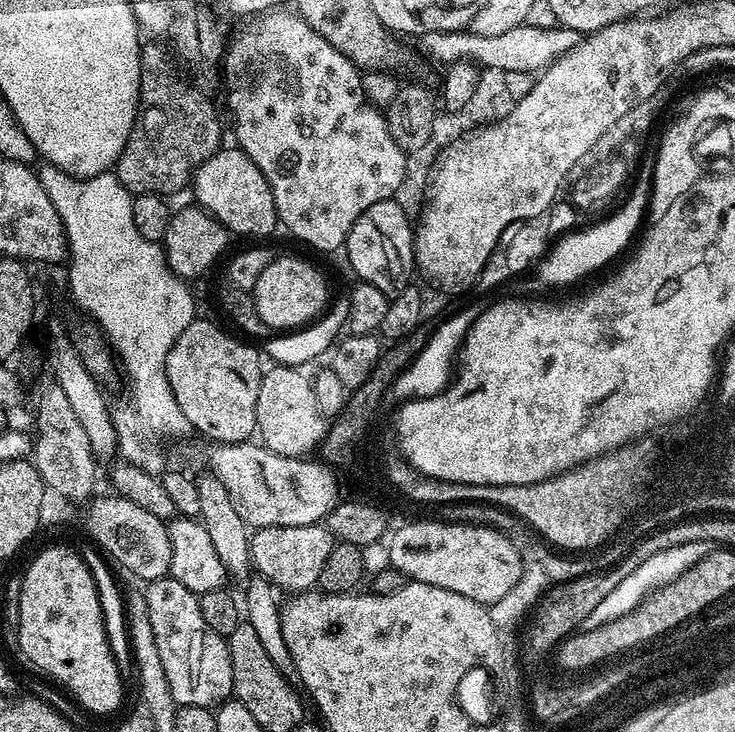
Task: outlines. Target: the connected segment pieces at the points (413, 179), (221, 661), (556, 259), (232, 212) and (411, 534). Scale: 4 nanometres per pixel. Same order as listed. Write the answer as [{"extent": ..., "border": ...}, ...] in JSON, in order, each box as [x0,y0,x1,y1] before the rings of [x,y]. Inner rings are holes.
[{"extent":[393,71,515,220],"border":[[[485,71],[478,82],[477,89],[474,90],[473,97],[464,105],[462,110],[452,115],[451,113],[438,114],[434,120],[433,129],[431,130],[430,138],[426,140],[425,145],[420,146],[418,150],[406,154],[407,166],[406,174],[398,190],[395,191],[393,199],[396,199],[401,206],[403,212],[411,220],[419,219],[421,206],[424,204],[424,191],[427,188],[427,176],[431,173],[436,157],[445,144],[449,144],[456,137],[456,129],[454,126],[458,120],[457,131],[468,132],[472,128],[479,128],[484,124],[492,124],[494,121],[501,120],[510,114],[515,100],[510,96],[510,90],[501,75],[495,71]]]},{"extent":[142,575,233,709],"border":[[[171,575],[151,581],[147,588],[148,593],[143,593],[142,598],[148,607],[150,624],[153,626],[154,642],[158,646],[158,655],[166,672],[170,694],[173,695],[177,705],[215,709],[233,695],[230,650],[228,649],[227,639],[206,626],[206,621],[202,618],[202,613],[199,610],[199,595],[191,592]]]},{"extent":[535,155,655,290],"border":[[[645,155],[639,163],[639,168],[633,179],[630,191],[623,202],[608,216],[563,233],[548,252],[539,259],[535,286],[542,290],[552,290],[558,286],[568,286],[604,267],[610,263],[633,238],[641,220],[644,220],[650,201],[653,172],[655,170],[655,155]]]},{"extent":[190,147,278,236],"border":[[[221,147],[206,162],[202,162],[197,168],[195,176],[190,181],[191,191],[196,191],[195,203],[210,213],[220,224],[223,224],[229,233],[240,236],[268,236],[275,228],[278,228],[278,217],[274,206],[274,194],[255,162],[244,153],[240,147]]]},{"extent":[386,520,520,606],"border":[[[416,520],[394,532],[386,540],[390,550],[390,565],[409,581],[417,580],[430,586],[461,592],[466,594],[466,598],[474,598],[485,606],[495,603],[516,584],[516,563],[520,560],[520,552],[514,545],[508,544],[503,531],[492,535],[476,522],[447,524],[444,520]]]}]

